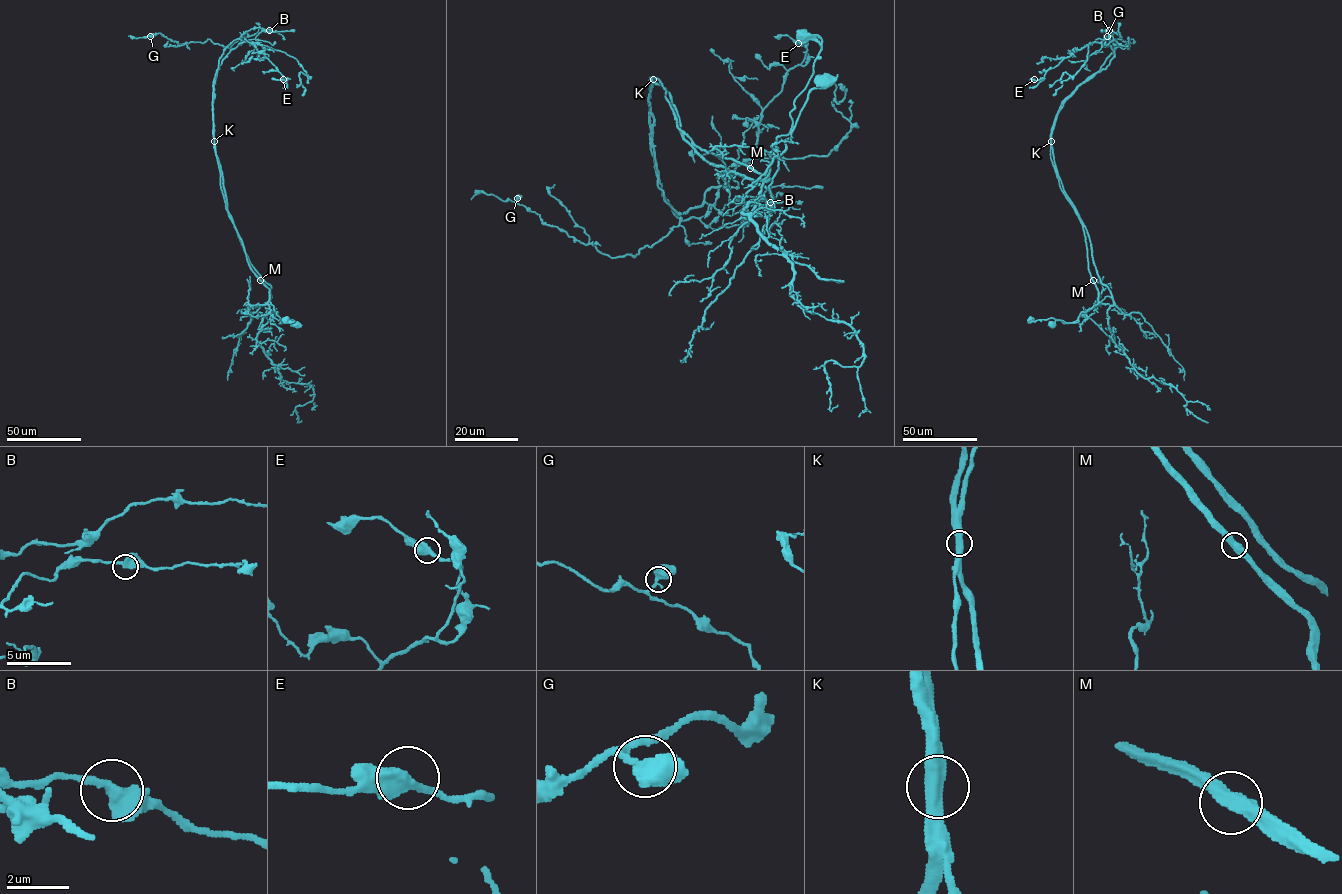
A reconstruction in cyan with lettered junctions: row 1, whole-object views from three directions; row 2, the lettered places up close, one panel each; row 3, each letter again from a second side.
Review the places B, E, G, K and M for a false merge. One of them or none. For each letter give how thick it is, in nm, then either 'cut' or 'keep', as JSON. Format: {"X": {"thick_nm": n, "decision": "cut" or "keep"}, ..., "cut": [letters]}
{"B": {"thick_nm": 440, "decision": "keep"}, "E": {"thick_nm": 480, "decision": "keep"}, "G": {"thick_nm": 460, "decision": "keep"}, "K": {"thick_nm": 480, "decision": "cut"}, "M": {"thick_nm": 480, "decision": "keep"}, "cut": ["K"]}

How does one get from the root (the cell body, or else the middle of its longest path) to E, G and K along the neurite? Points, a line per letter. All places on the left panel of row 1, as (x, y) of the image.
E: (296, 324), (270, 314), (269, 289), (226, 208), (214, 137), (216, 70), (232, 49), (259, 43), (283, 79)
G: (296, 324), (270, 314), (269, 289), (248, 263), (221, 189), (212, 92), (227, 46), (150, 36)
K: (296, 324), (289, 320), (281, 323), (270, 314), (269, 289), (251, 268), (243, 242), (226, 208), (214, 141)

